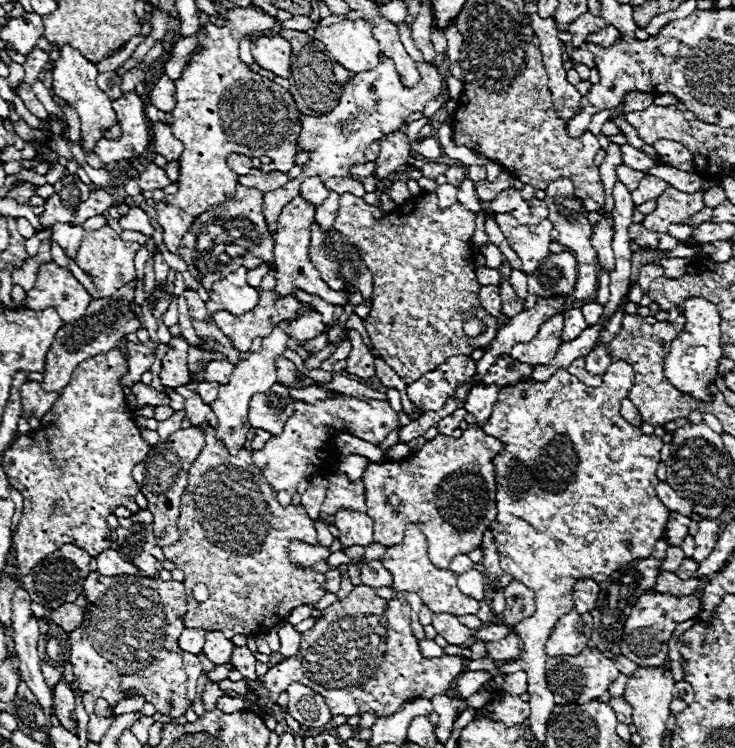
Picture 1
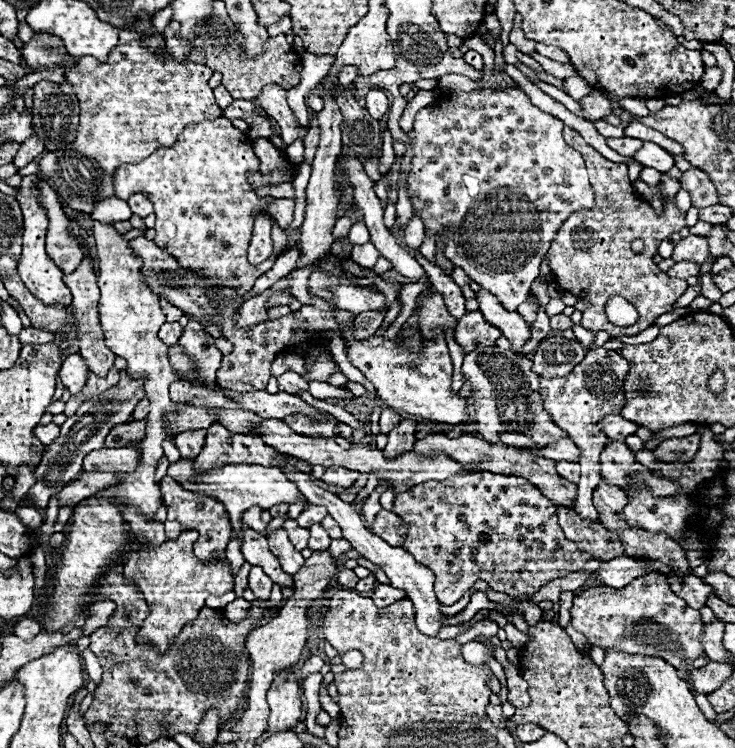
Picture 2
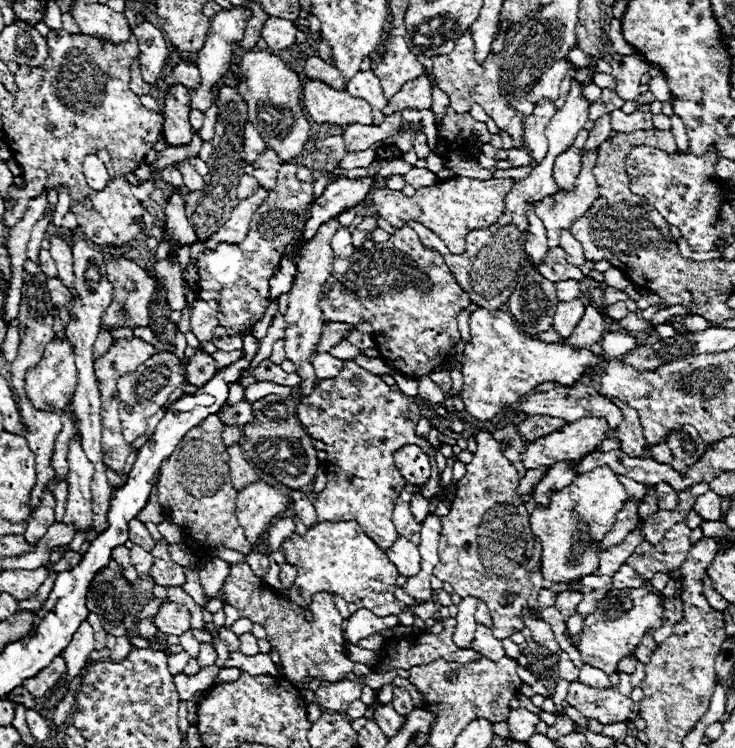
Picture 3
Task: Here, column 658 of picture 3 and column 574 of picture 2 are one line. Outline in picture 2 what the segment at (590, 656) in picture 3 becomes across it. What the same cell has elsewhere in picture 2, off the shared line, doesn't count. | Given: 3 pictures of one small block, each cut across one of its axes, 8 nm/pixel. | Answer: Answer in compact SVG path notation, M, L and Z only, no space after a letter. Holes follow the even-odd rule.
M660 574L636 578L620 590L592 586L578 592L572 606L572 626L582 632L590 644L602 646L604 650L618 648L630 654L650 654L664 658L672 666L680 666L682 662L690 664L704 652L700 644L704 626L700 612L686 606L686 602L670 590L666 576Z

